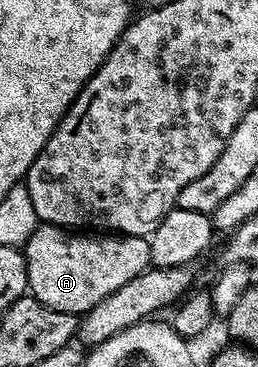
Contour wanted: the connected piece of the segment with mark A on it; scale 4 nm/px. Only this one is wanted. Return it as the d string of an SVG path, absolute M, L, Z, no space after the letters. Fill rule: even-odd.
M41 223L34 234L23 245L24 261L28 264L28 287L31 295L43 302L47 308L63 312L83 314L96 305L97 300L106 298L109 292L117 292L134 278L138 278L150 267L152 255L148 240L143 236L104 234L101 240L91 244L79 240L67 228ZM46 254L50 258L46 262Z

